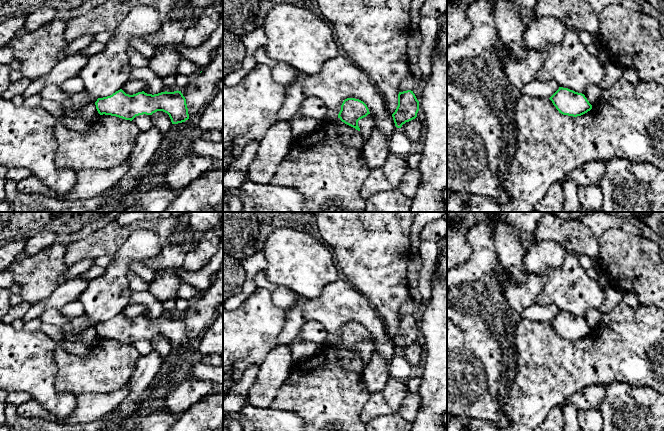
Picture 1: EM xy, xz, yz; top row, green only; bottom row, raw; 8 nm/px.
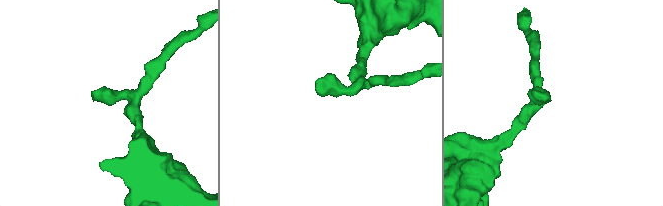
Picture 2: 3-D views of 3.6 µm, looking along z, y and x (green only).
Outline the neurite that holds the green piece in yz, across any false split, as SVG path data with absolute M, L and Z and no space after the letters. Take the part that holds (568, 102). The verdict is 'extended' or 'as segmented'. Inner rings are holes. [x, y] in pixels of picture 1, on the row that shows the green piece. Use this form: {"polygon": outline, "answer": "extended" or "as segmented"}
{"polygon": "M568 88L559 89L549 98L559 113L568 116L581 116L592 109L584 94Z", "answer": "as segmented"}

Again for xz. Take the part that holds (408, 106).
{"polygon": "M411 90L399 92L398 106L392 114L395 126L401 128L403 124L417 117L419 101Z", "answer": "as segmented"}

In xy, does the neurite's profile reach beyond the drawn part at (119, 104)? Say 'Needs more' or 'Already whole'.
Already whole

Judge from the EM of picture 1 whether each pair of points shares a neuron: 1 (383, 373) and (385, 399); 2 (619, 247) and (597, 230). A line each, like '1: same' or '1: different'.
1: different
2: different

